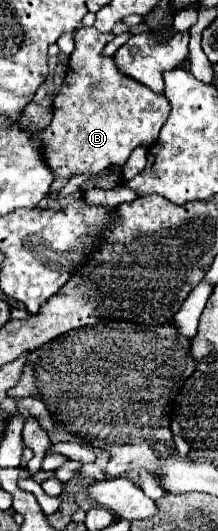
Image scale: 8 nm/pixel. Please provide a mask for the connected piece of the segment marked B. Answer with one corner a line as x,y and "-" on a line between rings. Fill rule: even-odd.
83,26
73,32
75,50
69,60
69,70
59,94
53,100
53,120
41,132
45,160
59,178
67,178
77,172
101,172
109,166
123,166
137,146
151,146
157,140
157,134
169,116
171,106
163,94
157,94
145,84
127,78
127,74
121,74
121,70
117,70
113,56
103,54
105,44
111,42
113,38
115,38
113,32
103,34
93,26
89,28

